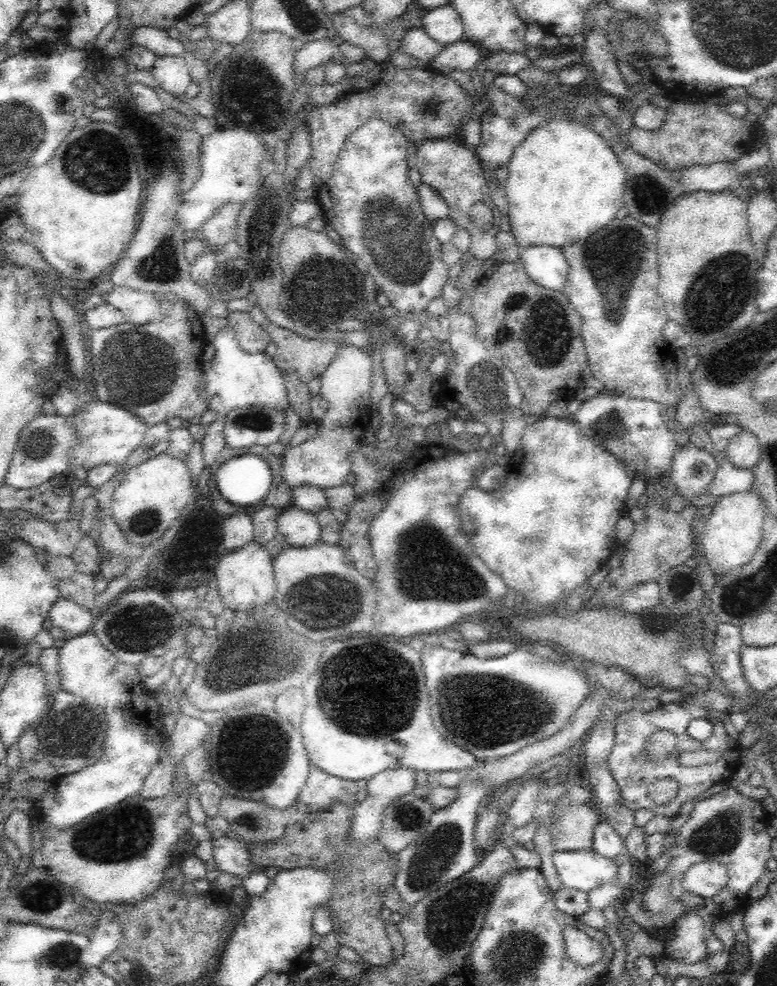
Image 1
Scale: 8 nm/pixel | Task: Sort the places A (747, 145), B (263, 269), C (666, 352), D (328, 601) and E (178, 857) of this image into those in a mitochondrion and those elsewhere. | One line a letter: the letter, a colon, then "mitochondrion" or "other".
A: other
B: other
C: other
D: mitochondrion
E: other

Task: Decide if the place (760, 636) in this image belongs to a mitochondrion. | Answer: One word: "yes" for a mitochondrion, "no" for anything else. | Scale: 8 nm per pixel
no

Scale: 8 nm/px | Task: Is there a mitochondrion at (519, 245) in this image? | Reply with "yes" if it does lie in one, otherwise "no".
no

